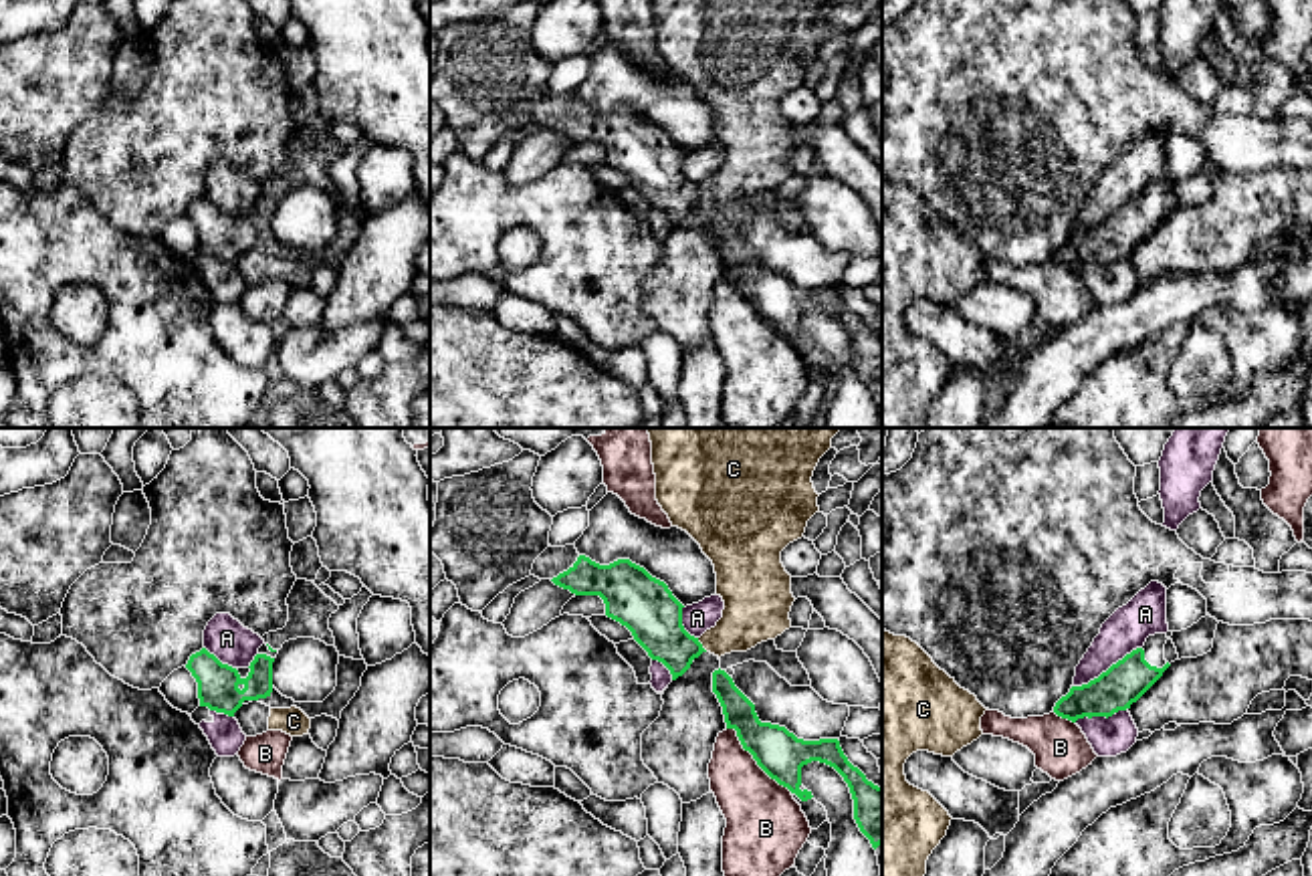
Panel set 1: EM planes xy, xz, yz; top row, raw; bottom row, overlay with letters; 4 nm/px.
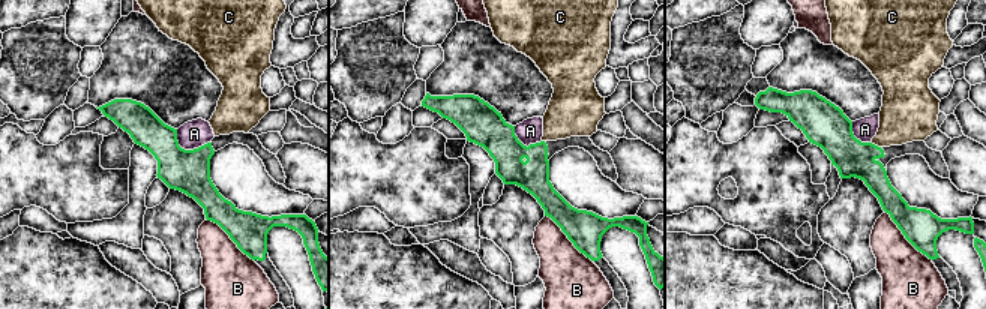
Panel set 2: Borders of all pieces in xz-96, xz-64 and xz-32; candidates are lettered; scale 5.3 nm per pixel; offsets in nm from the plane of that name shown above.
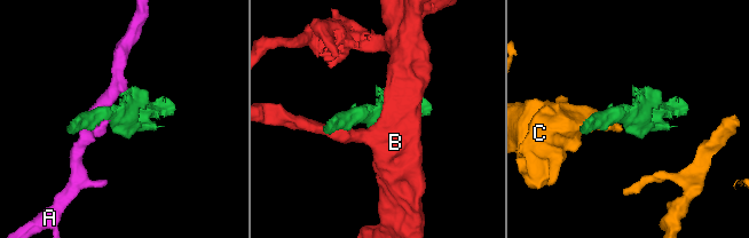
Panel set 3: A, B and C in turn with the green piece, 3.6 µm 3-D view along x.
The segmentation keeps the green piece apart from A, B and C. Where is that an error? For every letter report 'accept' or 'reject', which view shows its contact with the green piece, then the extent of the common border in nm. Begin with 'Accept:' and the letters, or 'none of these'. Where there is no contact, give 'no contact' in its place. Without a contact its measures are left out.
Accept: none of these
A: reject | yz | 320 nm
B: reject | xz | 380 nm
C: reject | xz | 70 nm

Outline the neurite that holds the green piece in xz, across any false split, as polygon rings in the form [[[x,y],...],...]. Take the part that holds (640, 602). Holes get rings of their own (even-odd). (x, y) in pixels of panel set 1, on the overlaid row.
[[[575,545],[547,547],[535,559],[531,575],[551,579],[575,595],[599,595],[606,616],[626,626],[648,656],[670,670],[672,680],[706,652],[684,630],[684,606],[668,585],[630,559],[599,565],[579,555]]]

